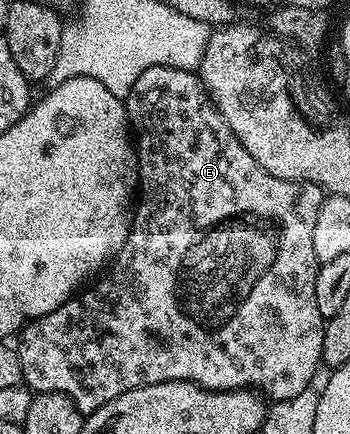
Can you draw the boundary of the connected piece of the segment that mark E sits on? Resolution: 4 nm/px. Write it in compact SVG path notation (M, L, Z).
M171 66L148 68L148 72L141 74L136 84L132 84L129 94L124 99L124 105L124 113L130 124L133 141L136 143L140 187L136 205L132 210L130 235L118 257L113 259L114 271L107 278L99 277L91 290L83 289L77 296L70 297L60 308L35 318L33 322L28 322L22 327L22 343L17 343L16 349L23 383L31 391L39 394L68 396L83 415L91 414L96 408L108 404L108 400L116 400L116 396L124 392L132 392L132 388L140 388L144 384L160 384L168 380L194 382L209 390L253 388L267 399L272 398L275 403L288 401L311 389L310 381L322 366L324 332L327 324L327 319L320 316L320 308L316 308L316 276L320 263L316 256L316 248L312 248L312 232L316 232L316 216L320 212L324 197L322 187L311 182L280 180L264 172L264 168L260 168L260 164L256 164L256 160L248 156L244 144L240 144L232 128L228 128L224 116L220 116L206 89L202 87L202 79L197 73L177 70Z

